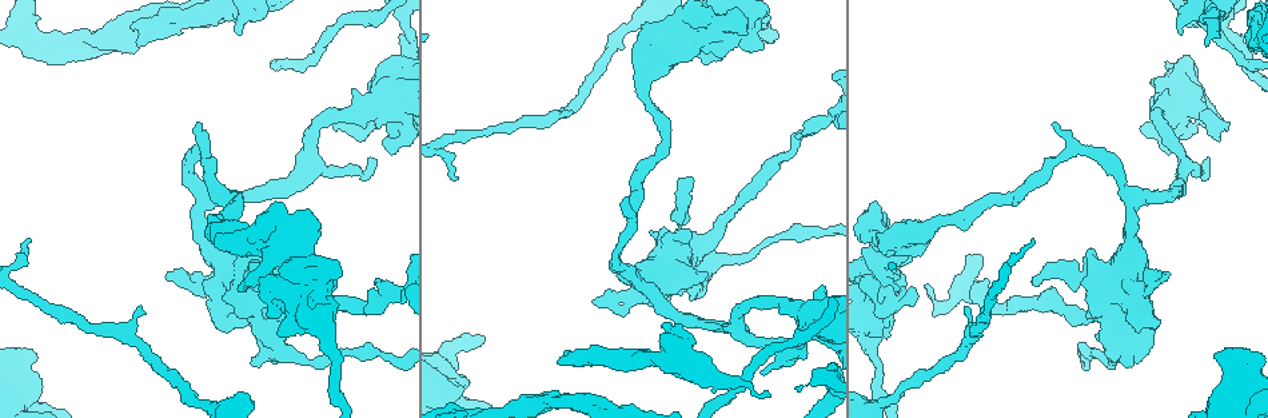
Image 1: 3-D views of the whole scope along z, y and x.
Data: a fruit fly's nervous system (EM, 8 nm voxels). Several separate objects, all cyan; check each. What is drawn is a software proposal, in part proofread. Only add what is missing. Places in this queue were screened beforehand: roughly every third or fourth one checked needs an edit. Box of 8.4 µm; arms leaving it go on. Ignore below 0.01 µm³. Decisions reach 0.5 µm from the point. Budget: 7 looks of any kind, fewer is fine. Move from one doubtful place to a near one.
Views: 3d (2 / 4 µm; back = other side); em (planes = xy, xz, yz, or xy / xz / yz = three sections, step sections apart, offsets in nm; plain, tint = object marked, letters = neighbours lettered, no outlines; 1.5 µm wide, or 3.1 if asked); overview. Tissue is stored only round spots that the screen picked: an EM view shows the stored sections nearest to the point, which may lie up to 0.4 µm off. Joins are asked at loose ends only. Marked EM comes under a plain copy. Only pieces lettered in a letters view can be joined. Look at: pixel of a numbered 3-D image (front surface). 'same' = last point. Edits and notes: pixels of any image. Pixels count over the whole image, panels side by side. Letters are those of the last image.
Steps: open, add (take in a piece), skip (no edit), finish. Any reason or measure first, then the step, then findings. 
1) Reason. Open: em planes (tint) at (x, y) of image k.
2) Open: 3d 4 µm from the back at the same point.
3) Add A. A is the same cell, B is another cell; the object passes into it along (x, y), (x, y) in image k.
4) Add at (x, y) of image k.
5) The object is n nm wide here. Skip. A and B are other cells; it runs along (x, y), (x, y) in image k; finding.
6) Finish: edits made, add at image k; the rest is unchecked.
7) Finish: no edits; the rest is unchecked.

An open end. Open: em planes (letters) at (462, 389) of image 1.

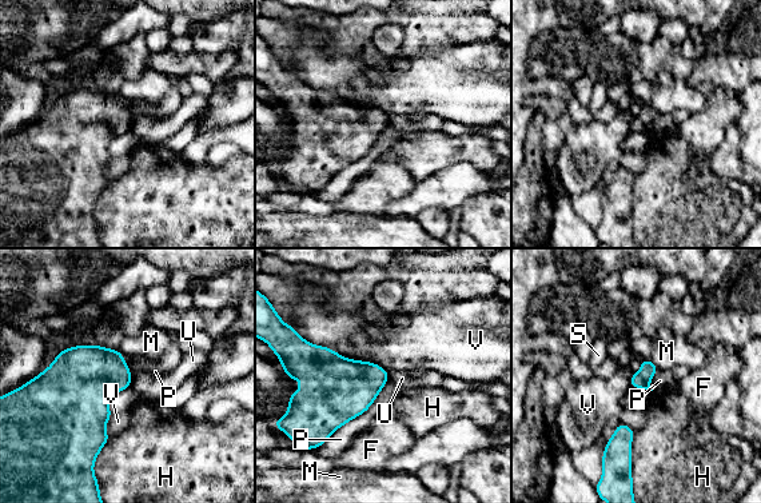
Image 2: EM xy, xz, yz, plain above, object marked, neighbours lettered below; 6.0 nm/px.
The longest contact is with V, 550 nm. Skip. F, H, M, P, S, U and V are other cells; a border runs along (389, 380), (322, 446) in image 2; none of them fits.

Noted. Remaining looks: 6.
Free end. Open: em planes (letters) at (336, 128) of image 1.

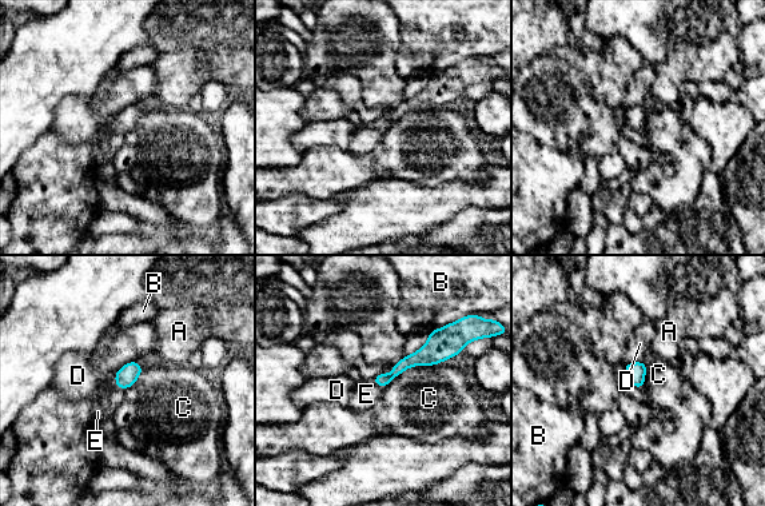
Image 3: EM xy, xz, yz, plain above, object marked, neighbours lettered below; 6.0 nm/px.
Add E. E is the same cell, A, B, C and D are other cells; the object passes into it along (383, 379), (378, 385), (366, 394) in image 3; the neuron continues.

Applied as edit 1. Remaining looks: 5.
An open end. Open: 3d 4 µm from the back at (1033, 279) of image 1.

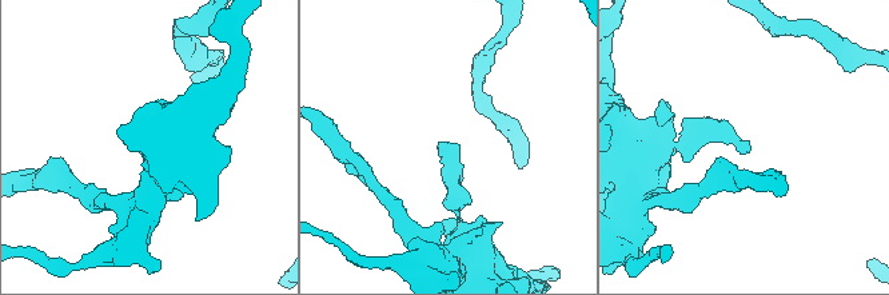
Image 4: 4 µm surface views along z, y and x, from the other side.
Need the tissue. Open: em yz step 4 (letters) at (751, 146) of image 4.

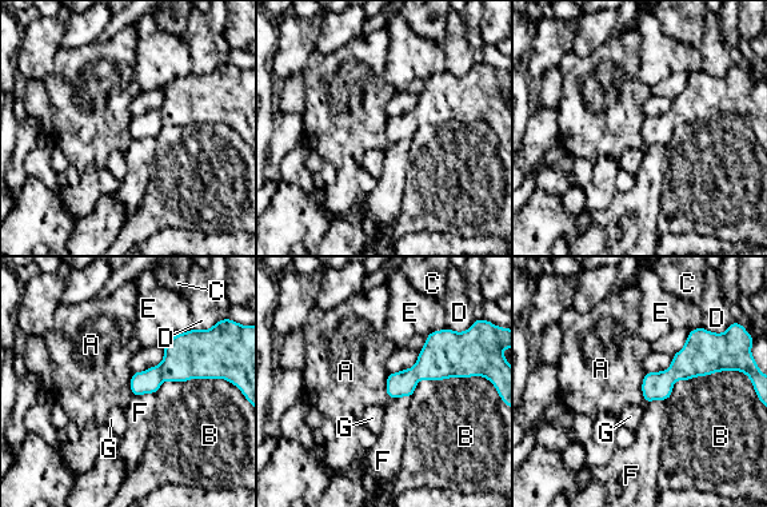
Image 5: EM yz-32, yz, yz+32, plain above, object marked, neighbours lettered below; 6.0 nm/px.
Cut it another way. Open: em planes (letters) at the same point.

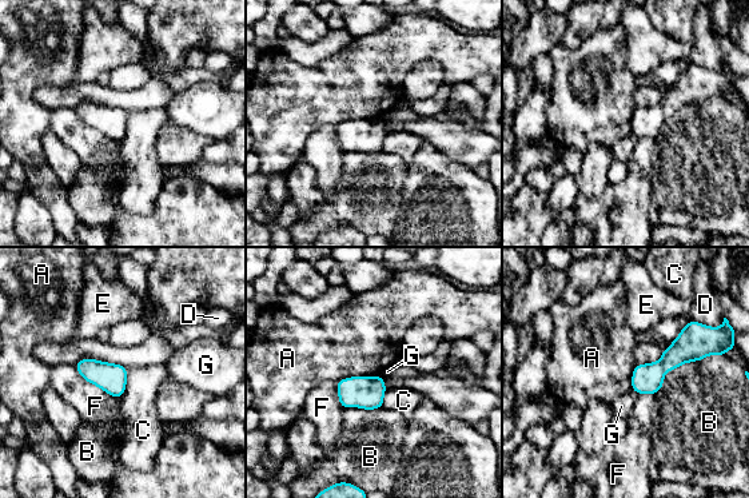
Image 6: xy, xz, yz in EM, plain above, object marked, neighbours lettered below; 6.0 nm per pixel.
Skip. A, B, C, D, E, F and G are other cells; a border runs along (381, 374), (350, 375), (335, 382) in image 6; no lettered piece goes on from it.

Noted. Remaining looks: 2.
Finish: edits made, add at image 3; the rest is unchecked.

